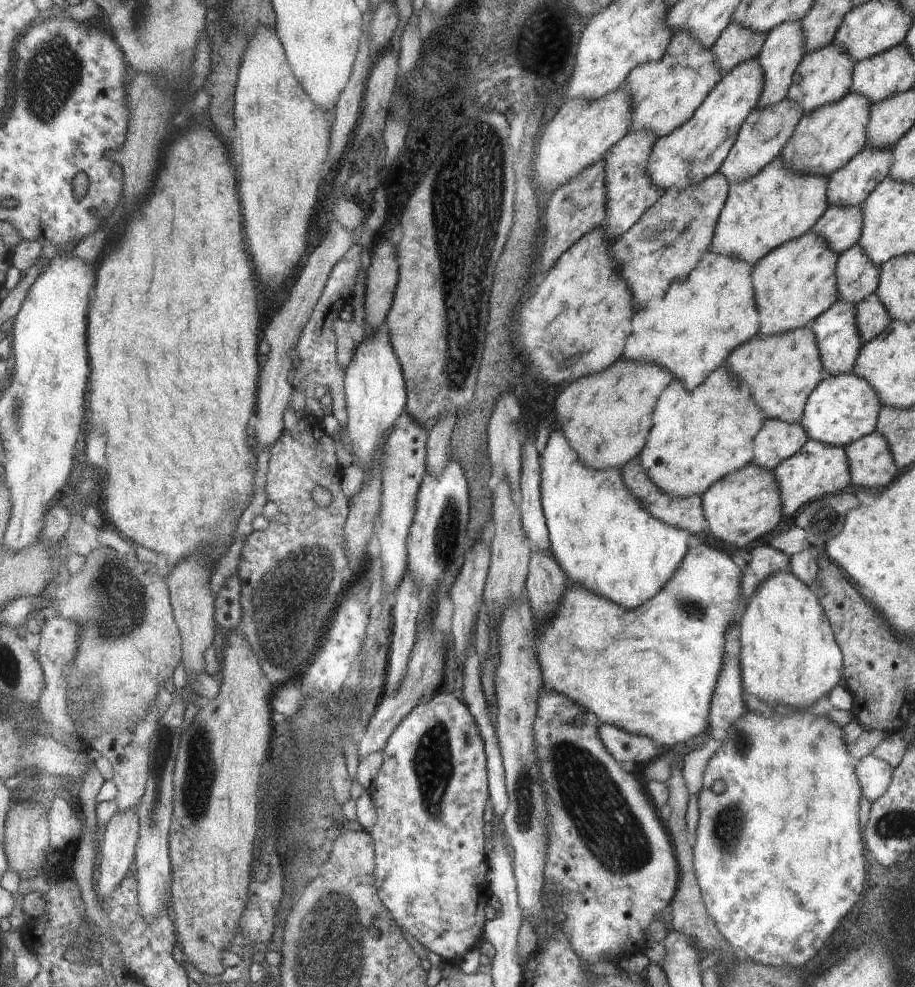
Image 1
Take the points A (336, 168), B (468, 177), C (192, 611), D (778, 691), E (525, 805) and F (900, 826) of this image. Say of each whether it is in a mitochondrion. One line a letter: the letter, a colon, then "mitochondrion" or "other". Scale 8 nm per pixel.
A: other
B: mitochondrion
C: other
D: other
E: mitochondrion
F: mitochondrion

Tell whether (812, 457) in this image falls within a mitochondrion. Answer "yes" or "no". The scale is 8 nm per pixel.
no

